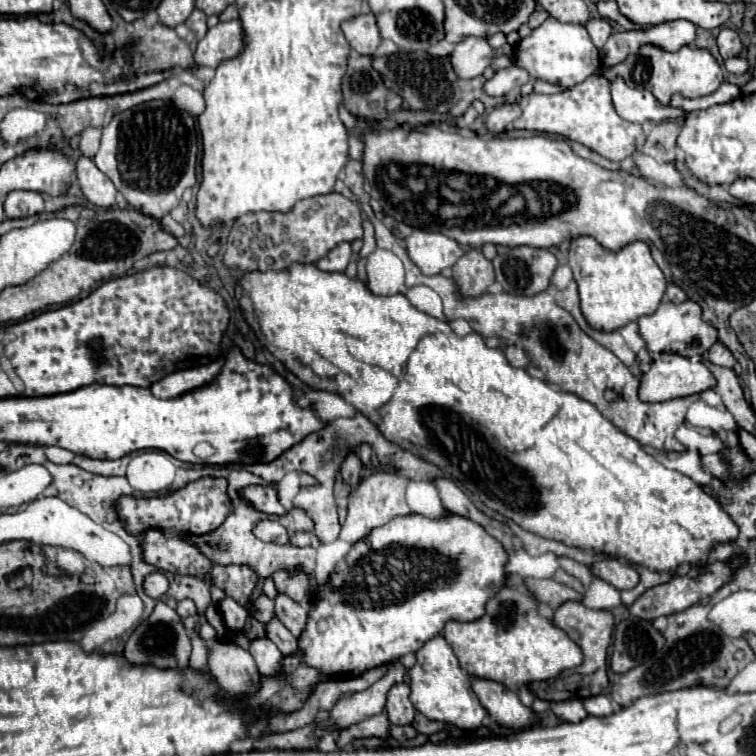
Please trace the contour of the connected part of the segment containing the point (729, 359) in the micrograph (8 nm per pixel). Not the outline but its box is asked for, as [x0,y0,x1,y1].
[708,342,736,368]

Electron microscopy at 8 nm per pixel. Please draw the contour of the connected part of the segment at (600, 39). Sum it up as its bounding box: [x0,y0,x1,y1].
[586,18,612,50]

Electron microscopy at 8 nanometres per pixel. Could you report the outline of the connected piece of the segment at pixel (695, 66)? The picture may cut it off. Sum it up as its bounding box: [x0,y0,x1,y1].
[604,46,724,104]

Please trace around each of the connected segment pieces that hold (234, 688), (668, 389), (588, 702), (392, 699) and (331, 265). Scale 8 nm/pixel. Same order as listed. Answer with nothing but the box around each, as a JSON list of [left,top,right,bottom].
[[208,640,260,696],[638,352,716,402],[582,694,614,716],[386,682,416,726],[318,242,352,272]]

